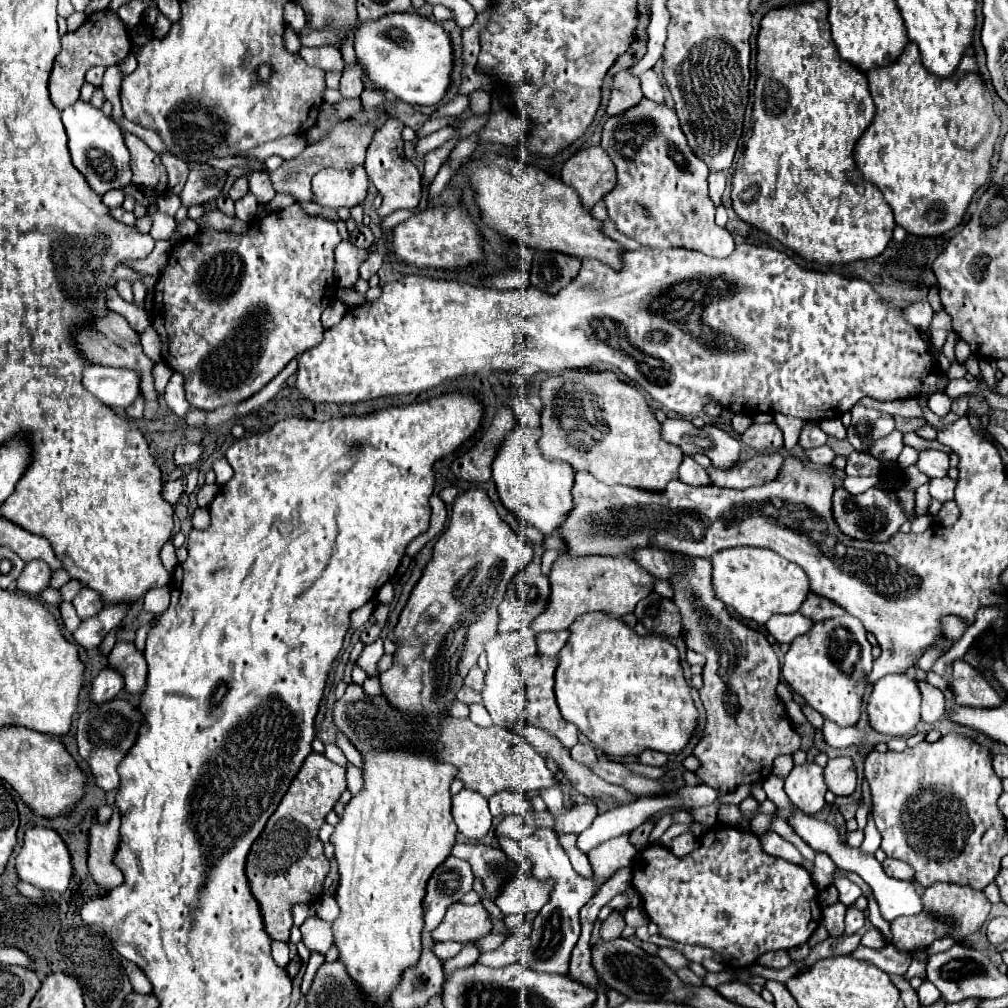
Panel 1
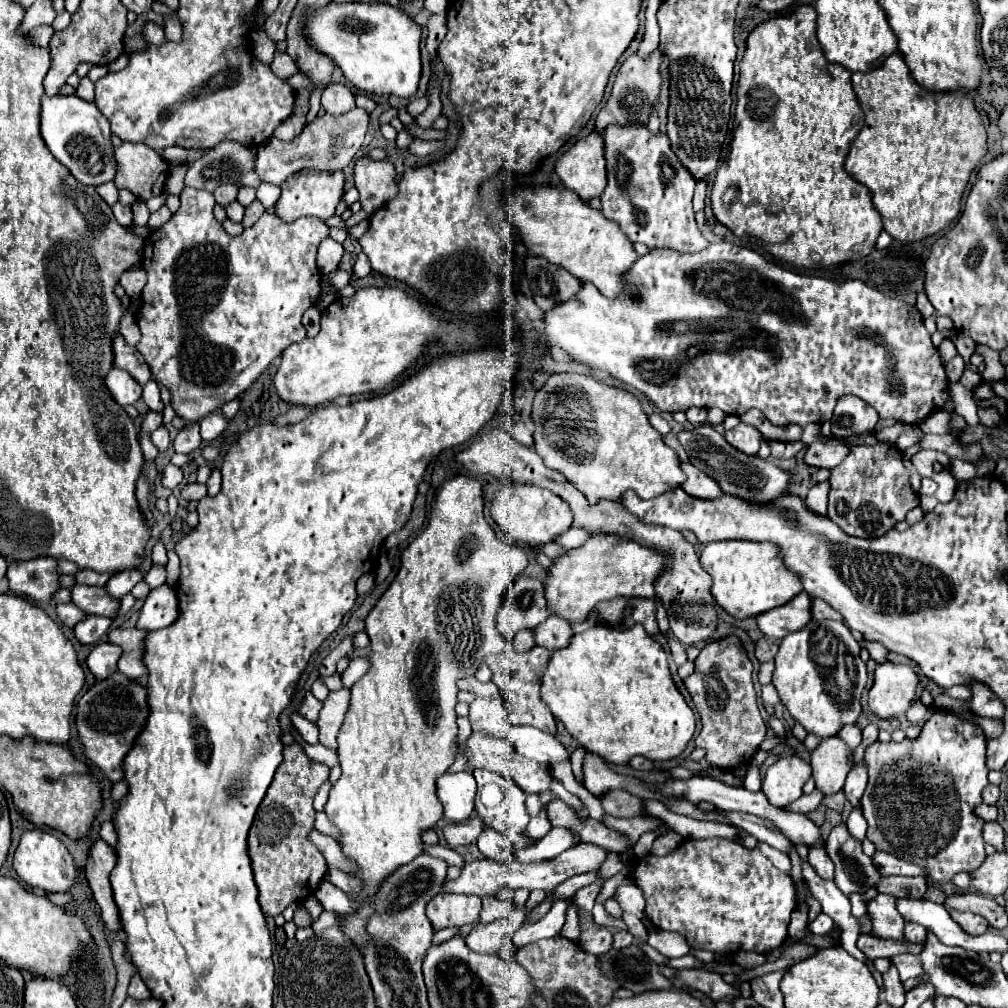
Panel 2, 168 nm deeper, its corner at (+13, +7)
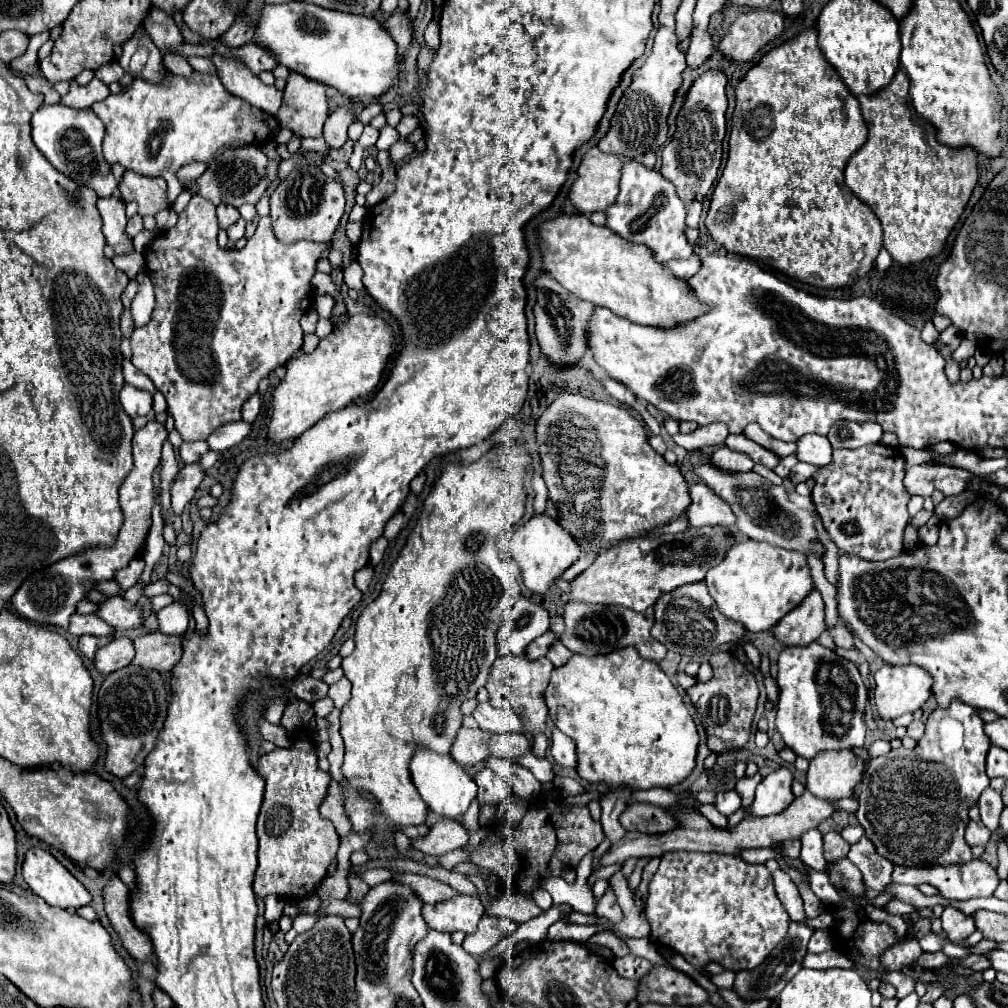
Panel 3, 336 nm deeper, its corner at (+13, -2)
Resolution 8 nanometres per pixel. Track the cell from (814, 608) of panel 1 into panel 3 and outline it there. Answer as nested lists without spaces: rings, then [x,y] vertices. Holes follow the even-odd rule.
[[[838,623],[838,625],[836,625],[836,627],[832,627],[832,629],[828,629],[828,633],[832,635],[832,639],[834,639],[836,647],[854,649],[854,639],[852,639],[850,631],[848,631],[848,629],[846,629],[842,623]]]

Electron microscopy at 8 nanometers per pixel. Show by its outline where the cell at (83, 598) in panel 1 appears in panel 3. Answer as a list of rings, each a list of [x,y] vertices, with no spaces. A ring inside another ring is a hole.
[[[116,595],[116,597],[108,597],[98,613],[106,623],[110,623],[112,627],[116,627],[118,631],[124,631],[124,629],[136,629],[144,623],[142,619],[142,607],[138,607],[136,603],[130,603],[126,601],[122,595]]]

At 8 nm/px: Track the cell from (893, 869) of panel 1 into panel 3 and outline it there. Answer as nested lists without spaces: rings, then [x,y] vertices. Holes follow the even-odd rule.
[[[972,859],[962,865],[936,865],[936,867],[894,867],[894,883],[902,885],[922,885],[928,883],[940,891],[946,899],[972,899],[972,897],[990,897],[998,887],[998,875],[992,865],[982,859]]]

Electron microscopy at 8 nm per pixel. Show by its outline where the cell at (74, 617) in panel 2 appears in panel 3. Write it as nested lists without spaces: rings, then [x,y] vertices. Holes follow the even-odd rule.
[[[74,613],[70,619],[70,633],[72,635],[114,635],[114,627],[110,627],[106,621],[102,621],[98,615],[80,615]]]

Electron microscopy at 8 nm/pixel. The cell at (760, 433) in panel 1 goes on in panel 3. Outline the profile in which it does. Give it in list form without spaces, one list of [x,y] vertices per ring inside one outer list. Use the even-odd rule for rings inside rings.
[[[726,445],[718,447],[712,455],[710,461],[714,467],[730,471],[730,473],[738,473],[738,471],[752,471],[754,461],[750,457],[746,457],[744,453],[736,453],[732,449],[728,449]]]

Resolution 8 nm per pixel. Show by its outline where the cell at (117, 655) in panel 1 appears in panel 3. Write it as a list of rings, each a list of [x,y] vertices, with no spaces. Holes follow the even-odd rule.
[[[160,631],[134,639],[136,657],[132,665],[158,669],[160,673],[170,671],[182,657],[182,639],[182,635],[164,635]]]

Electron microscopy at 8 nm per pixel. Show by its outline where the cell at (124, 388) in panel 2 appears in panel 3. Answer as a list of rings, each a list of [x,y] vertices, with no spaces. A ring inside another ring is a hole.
[[[126,385],[120,393],[120,403],[130,417],[148,415],[152,411],[152,395],[144,393],[132,385]]]

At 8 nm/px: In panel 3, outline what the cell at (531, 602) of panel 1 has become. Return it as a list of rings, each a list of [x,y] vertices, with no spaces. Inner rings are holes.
[[[524,597],[506,611],[504,623],[496,633],[500,655],[524,655],[526,647],[548,631],[548,611]]]

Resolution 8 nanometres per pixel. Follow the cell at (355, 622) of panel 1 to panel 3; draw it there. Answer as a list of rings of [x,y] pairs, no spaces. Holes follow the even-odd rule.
[[[366,565],[364,569],[360,569],[360,571],[356,571],[356,587],[360,589],[360,591],[366,591],[368,589],[368,585],[370,585],[370,581],[372,581],[372,567],[370,565]]]

